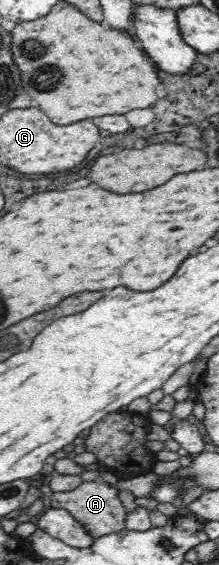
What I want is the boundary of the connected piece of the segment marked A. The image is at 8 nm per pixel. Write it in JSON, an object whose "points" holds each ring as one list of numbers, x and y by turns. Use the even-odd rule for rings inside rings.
{"points":[[108,478,82,482,71,491,53,492,50,495,50,508,67,511,94,538,116,533,125,528,124,522,127,511,120,502,118,490,110,486,110,479]]}

